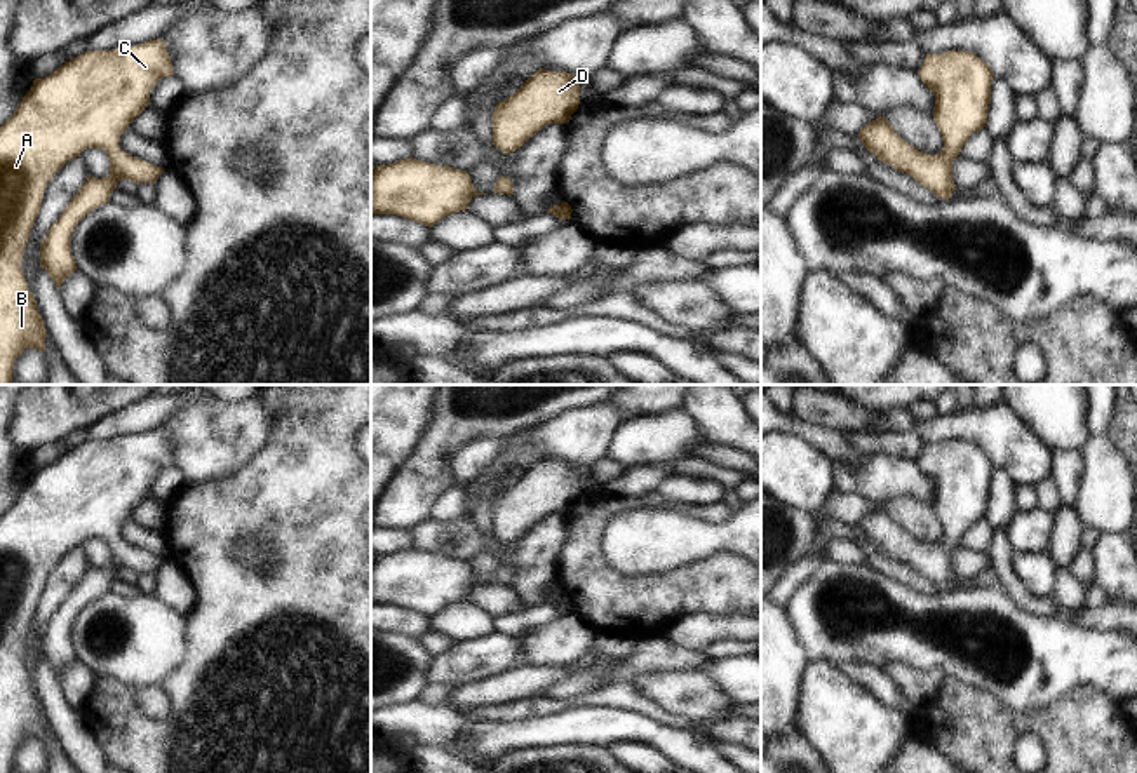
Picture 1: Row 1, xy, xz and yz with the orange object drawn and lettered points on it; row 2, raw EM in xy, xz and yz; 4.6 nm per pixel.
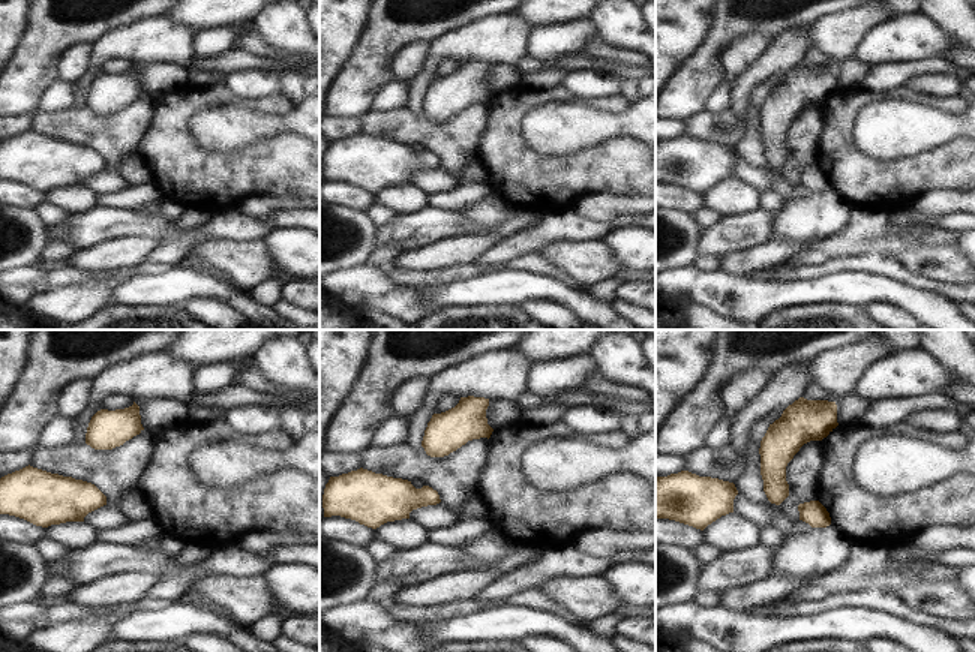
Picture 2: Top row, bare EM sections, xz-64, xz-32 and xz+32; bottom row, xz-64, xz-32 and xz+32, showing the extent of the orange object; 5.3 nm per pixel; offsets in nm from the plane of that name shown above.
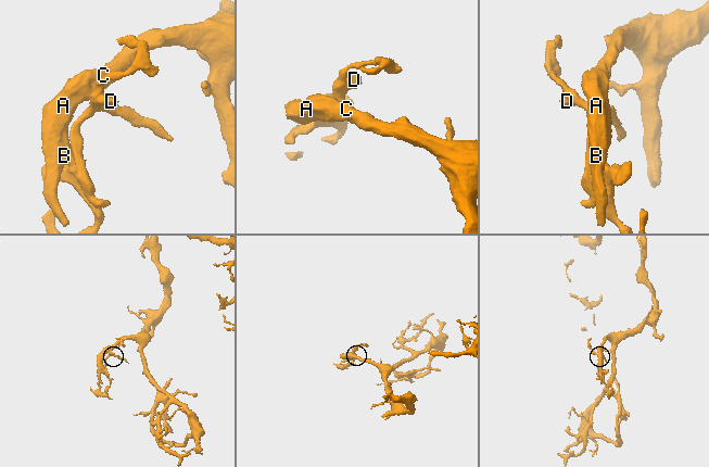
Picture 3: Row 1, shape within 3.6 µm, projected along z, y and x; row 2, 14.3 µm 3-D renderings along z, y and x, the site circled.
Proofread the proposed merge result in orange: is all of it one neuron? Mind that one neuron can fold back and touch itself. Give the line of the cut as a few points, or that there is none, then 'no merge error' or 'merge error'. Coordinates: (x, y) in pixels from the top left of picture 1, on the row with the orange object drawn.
no cut | no merge error

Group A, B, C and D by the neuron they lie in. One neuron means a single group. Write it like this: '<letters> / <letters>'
A B C D

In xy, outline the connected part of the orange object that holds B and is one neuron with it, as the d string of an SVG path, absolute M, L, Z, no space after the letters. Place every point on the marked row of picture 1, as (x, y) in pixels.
M155 38L134 47L118 47L113 50L87 50L70 59L45 78L35 78L14 115L0 127L0 385L12 385L12 369L16 359L26 350L45 350L45 324L37 312L33 292L28 291L21 261L24 247L40 212L44 192L52 176L70 160L80 157L87 148L101 148L110 160L110 174L103 179L89 176L77 195L71 198L61 218L54 221L44 242L40 244L40 266L47 270L57 291L64 279L77 270L71 256L71 233L75 226L94 209L110 200L111 192L122 179L134 183L153 183L164 169L125 153L118 143L129 124L150 104L153 85L172 77L172 63L164 40Z

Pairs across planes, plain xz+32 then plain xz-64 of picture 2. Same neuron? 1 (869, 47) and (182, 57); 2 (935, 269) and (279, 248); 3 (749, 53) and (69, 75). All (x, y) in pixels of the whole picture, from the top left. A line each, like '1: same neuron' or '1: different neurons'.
1: different neurons
2: different neurons
3: same neuron

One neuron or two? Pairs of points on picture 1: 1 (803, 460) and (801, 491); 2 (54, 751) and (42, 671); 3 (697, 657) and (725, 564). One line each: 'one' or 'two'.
1: one
2: two
3: two

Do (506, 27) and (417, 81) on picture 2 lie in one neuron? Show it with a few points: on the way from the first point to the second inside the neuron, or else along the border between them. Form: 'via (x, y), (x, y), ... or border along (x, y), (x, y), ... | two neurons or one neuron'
via (482, 41), (449, 44), (435, 57) | one neuron

